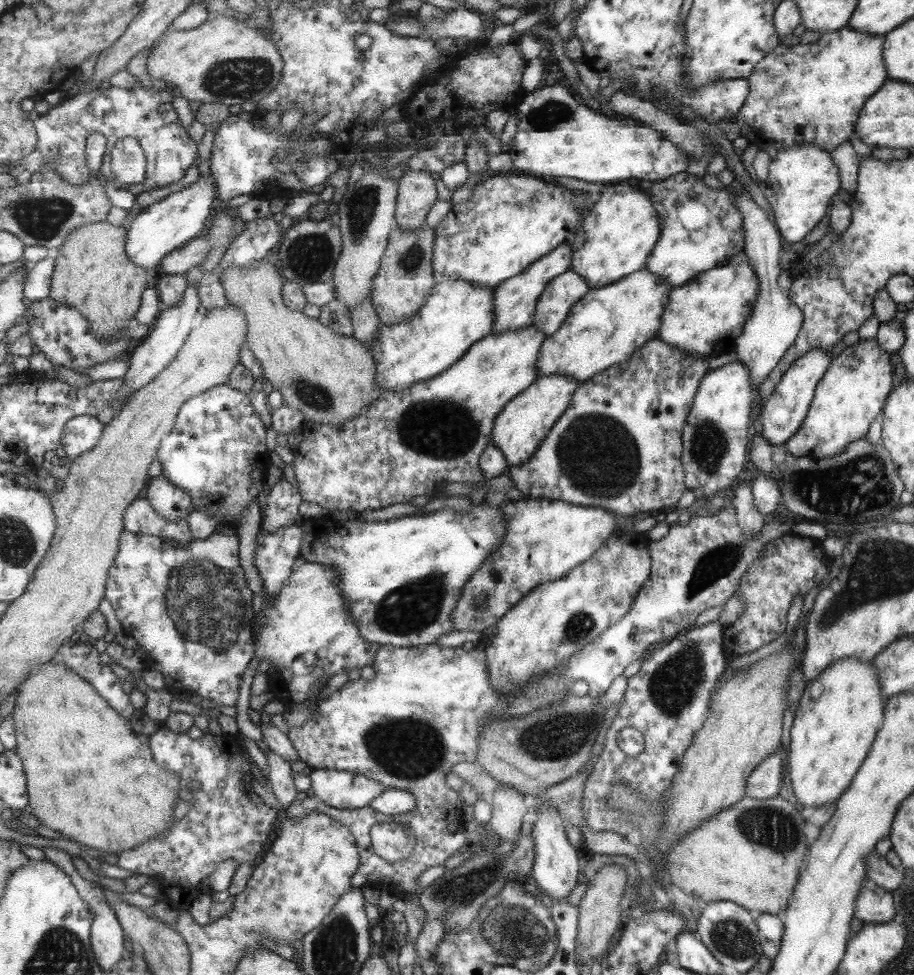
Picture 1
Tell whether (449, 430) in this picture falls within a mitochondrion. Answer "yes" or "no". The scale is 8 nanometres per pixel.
yes

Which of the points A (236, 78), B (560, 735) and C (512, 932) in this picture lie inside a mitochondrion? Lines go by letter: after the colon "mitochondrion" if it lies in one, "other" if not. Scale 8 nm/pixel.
A: mitochondrion
B: mitochondrion
C: mitochondrion

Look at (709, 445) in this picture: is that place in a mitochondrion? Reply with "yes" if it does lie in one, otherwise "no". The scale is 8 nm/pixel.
yes

